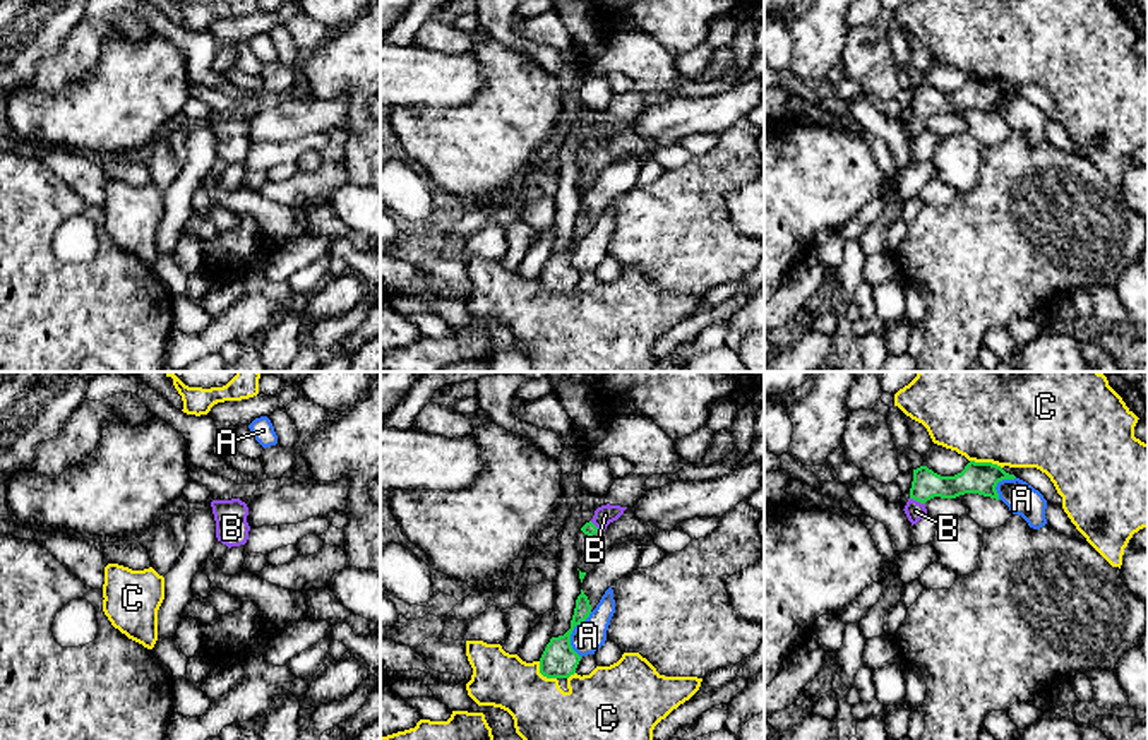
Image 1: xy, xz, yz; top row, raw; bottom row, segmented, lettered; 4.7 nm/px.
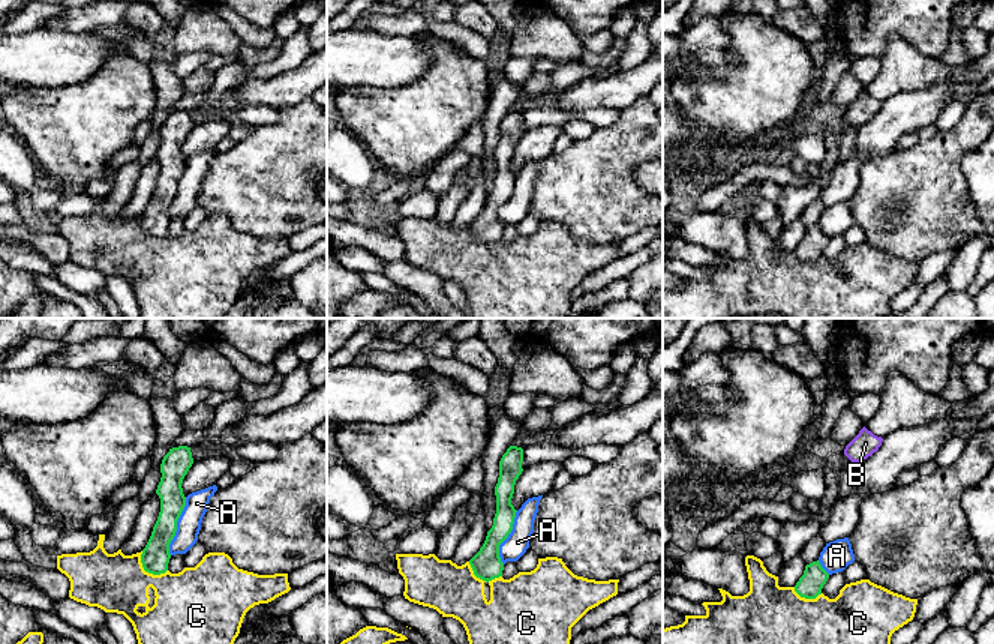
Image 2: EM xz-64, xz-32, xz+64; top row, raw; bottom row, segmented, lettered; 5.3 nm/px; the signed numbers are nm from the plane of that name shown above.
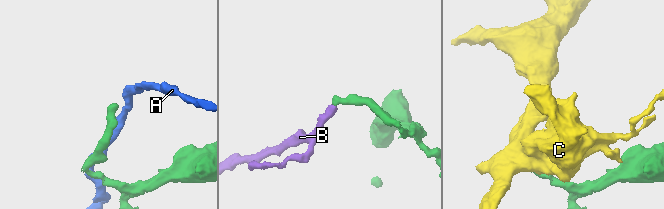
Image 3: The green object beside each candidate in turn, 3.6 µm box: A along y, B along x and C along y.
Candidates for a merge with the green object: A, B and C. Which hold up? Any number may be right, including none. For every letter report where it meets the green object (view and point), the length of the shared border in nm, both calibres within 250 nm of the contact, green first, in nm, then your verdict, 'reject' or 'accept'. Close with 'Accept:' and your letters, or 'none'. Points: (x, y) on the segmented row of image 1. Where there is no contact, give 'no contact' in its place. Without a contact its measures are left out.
A: xz (571, 632) | 220 nm | 170/150 nm | reject
B: yz (917, 501) | 80 nm | 140/90 nm | accept
C: yz (986, 463) | 160 nm | 150/500 nm | reject
Accept: B

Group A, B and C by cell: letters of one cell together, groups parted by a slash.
A / B / C

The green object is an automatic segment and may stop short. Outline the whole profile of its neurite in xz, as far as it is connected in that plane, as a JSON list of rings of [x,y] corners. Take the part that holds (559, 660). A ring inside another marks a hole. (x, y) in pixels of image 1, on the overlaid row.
[[[584,591],[576,600],[571,629],[559,637],[552,637],[540,658],[540,673],[547,678],[569,678],[576,673],[581,656],[571,646],[571,634],[576,625],[591,613],[591,605]]]

